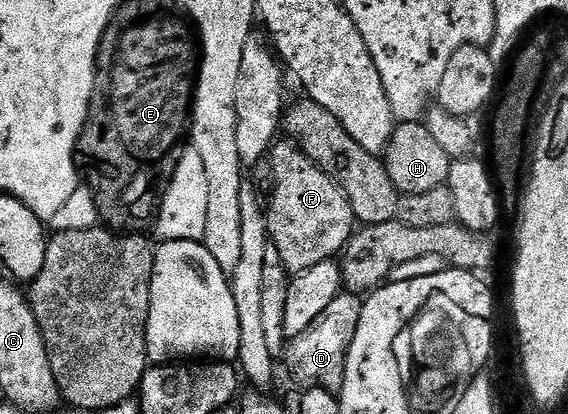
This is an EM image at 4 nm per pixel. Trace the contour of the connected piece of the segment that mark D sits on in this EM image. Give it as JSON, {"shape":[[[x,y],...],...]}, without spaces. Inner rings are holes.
{"shape":[[[340,292],[333,304],[325,308],[325,312],[301,336],[290,339],[285,346],[287,366],[300,378],[300,383],[317,390],[338,392],[345,384],[345,364],[347,353],[353,344],[353,336],[357,336],[359,314],[363,310],[360,295]]]}

